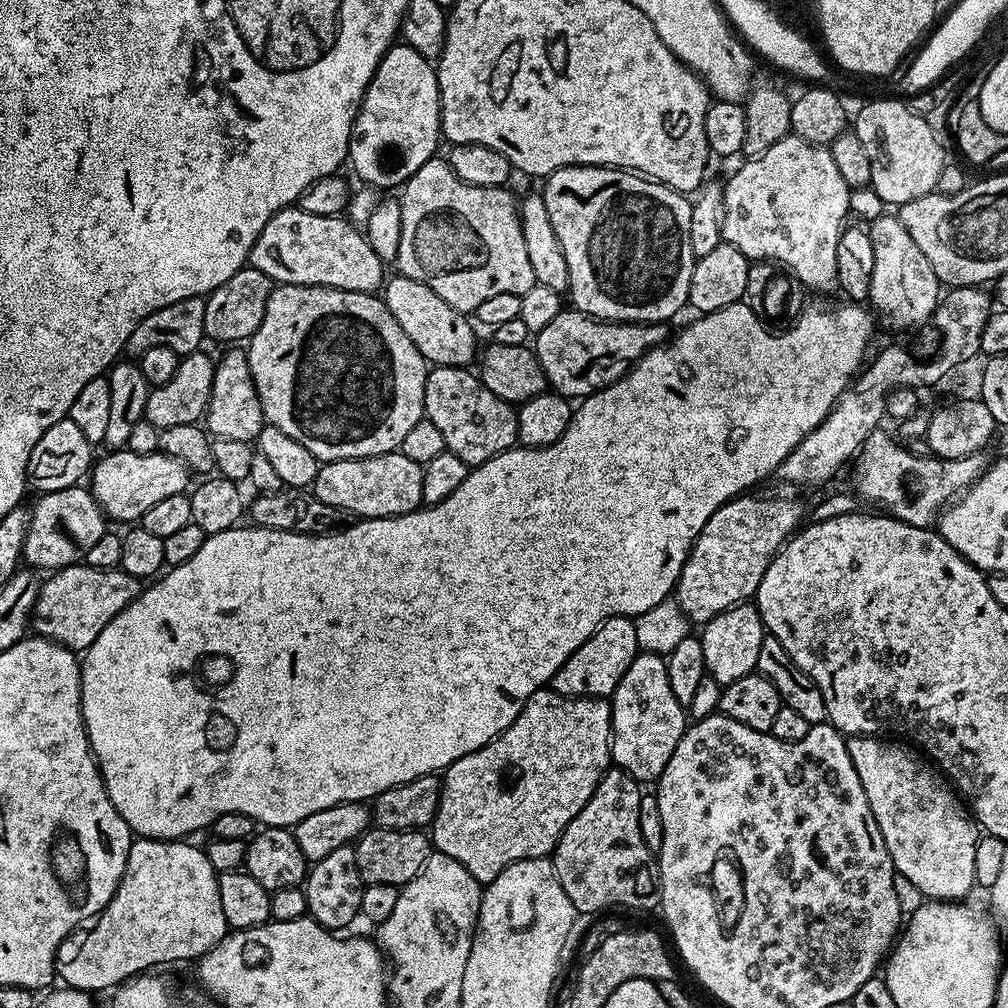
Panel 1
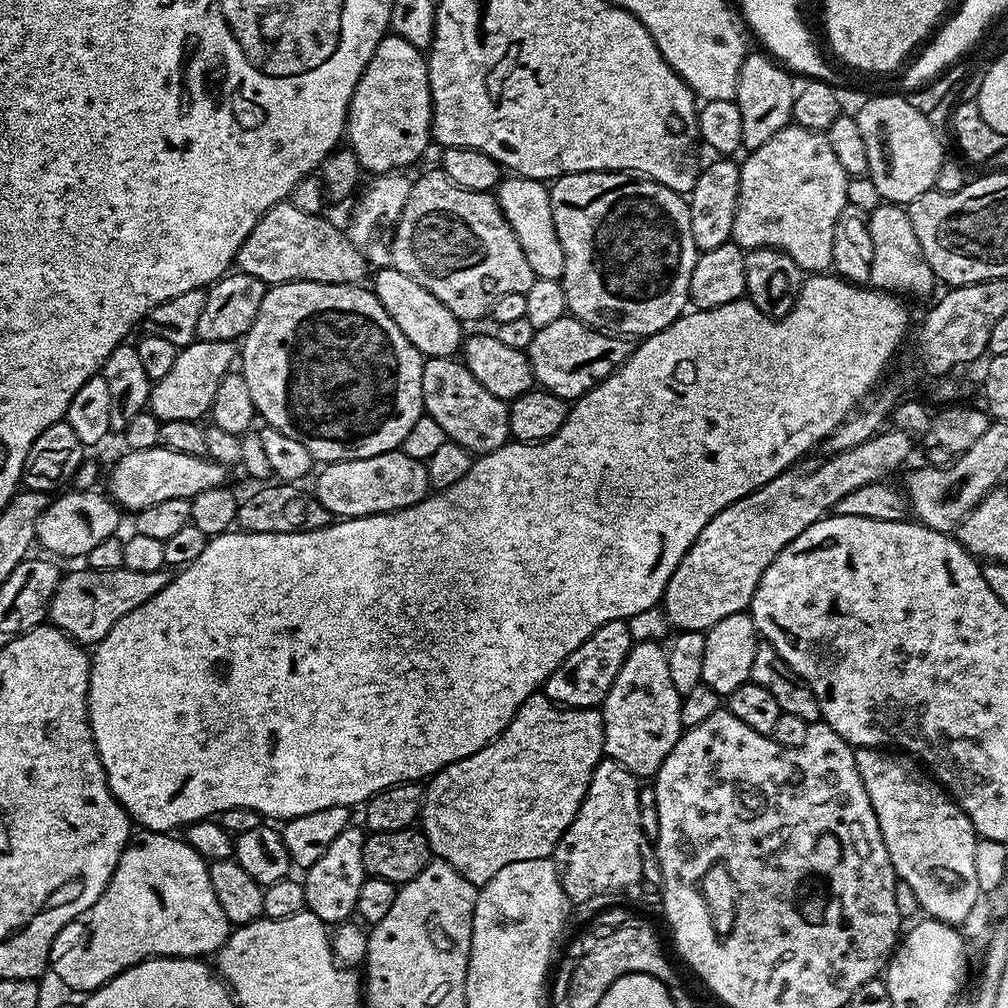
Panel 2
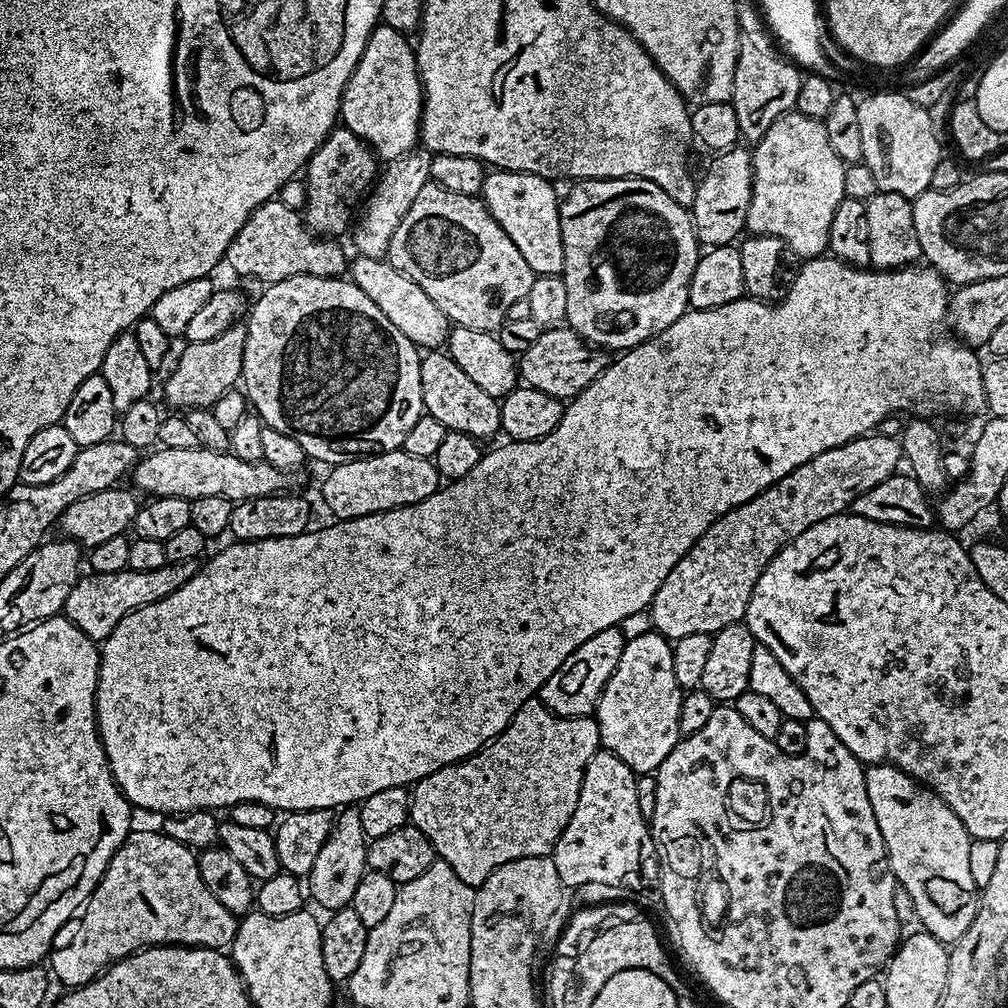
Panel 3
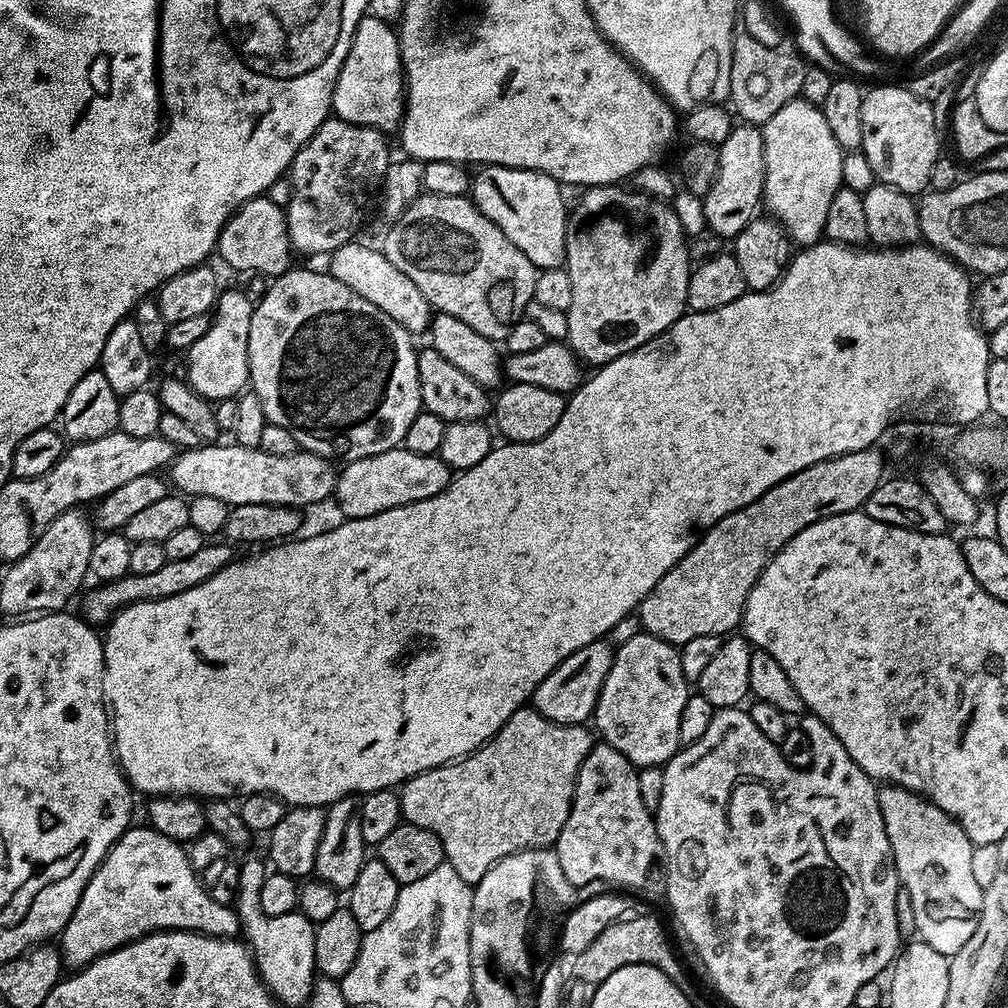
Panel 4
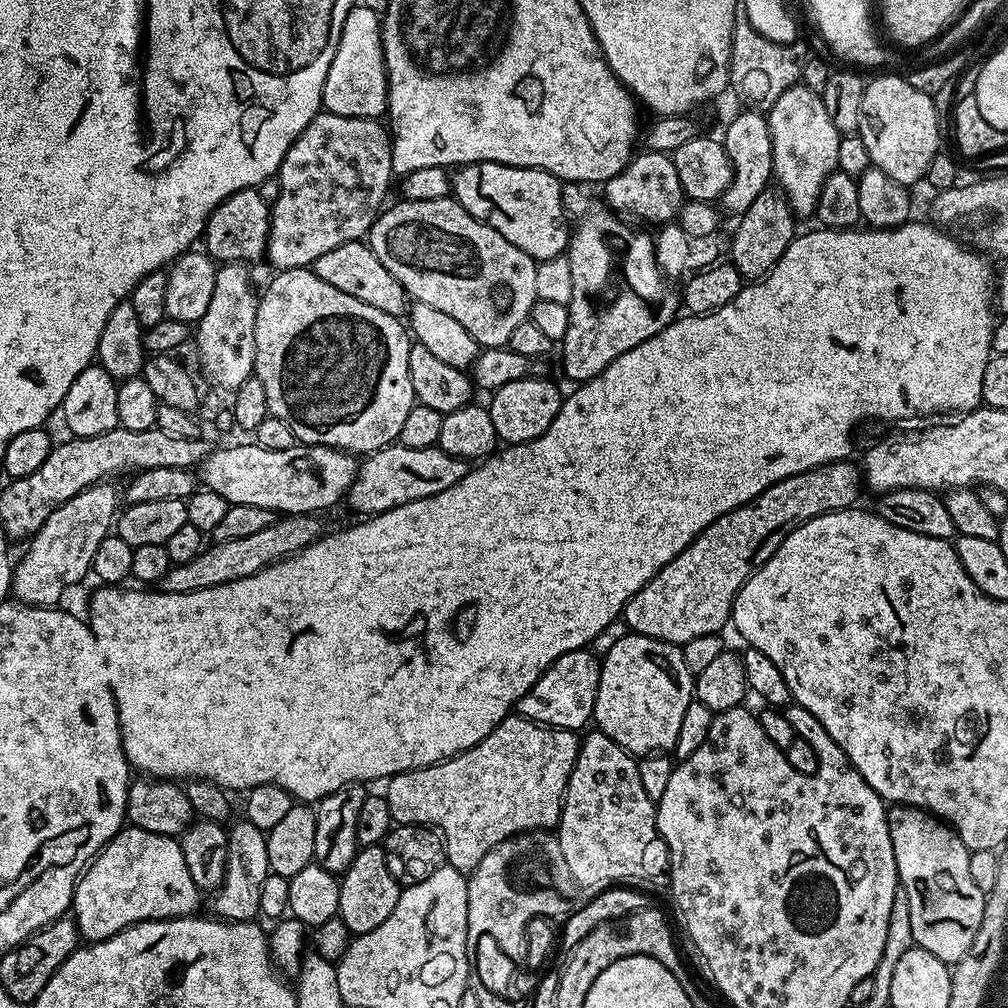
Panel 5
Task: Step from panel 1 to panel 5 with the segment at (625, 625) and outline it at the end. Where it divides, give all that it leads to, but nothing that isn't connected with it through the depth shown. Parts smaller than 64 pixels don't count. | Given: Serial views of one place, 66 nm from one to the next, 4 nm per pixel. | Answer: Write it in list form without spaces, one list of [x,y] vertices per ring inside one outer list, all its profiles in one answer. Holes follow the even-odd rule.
[[[579,648],[570,654],[562,654],[534,682],[534,686],[522,697],[518,705],[519,715],[532,720],[536,724],[547,724],[549,728],[571,728],[580,730],[584,723],[593,719],[592,711],[598,698],[598,682],[600,681],[601,657],[588,648]]]

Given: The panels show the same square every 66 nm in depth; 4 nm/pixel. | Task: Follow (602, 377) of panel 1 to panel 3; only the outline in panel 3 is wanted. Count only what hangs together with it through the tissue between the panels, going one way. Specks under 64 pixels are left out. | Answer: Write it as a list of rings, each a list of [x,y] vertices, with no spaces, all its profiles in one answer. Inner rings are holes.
[[[548,326],[541,331],[538,342],[530,346],[518,360],[518,376],[521,381],[529,388],[542,390],[542,394],[550,394],[554,398],[562,401],[569,401],[573,396],[577,396],[583,388],[593,387],[596,380],[605,375],[606,369],[610,363],[610,356],[603,348],[597,348],[581,338],[577,332],[573,332],[567,326]]]

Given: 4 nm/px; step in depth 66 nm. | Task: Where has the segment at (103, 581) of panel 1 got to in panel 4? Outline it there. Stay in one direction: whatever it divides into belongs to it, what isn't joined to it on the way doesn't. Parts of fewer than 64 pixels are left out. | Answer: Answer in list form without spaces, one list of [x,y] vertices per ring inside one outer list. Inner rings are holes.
[[[220,542],[205,543],[202,550],[189,554],[188,557],[182,558],[178,562],[169,560],[157,572],[138,574],[137,576],[129,574],[111,582],[101,583],[99,586],[96,586],[100,588],[94,589],[84,600],[83,619],[93,626],[104,626],[127,604],[170,598],[174,594],[182,594],[186,590],[190,590],[194,586],[206,582],[206,578],[218,574],[218,570],[222,570],[226,565],[231,564],[234,559],[234,553],[232,553],[234,548],[231,543],[216,543]]]

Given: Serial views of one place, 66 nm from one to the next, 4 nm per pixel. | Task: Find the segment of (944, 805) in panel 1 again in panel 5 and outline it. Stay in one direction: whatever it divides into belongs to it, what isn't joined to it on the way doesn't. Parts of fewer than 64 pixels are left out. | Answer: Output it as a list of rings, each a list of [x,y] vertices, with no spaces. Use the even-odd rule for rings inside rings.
[[[892,806],[887,809],[890,842],[894,846],[896,875],[899,887],[904,888],[910,902],[910,930],[913,941],[945,964],[955,965],[970,950],[970,942],[978,934],[978,926],[984,913],[985,893],[974,886],[970,878],[970,853],[968,847],[956,837],[955,832],[938,816],[923,808]]]

